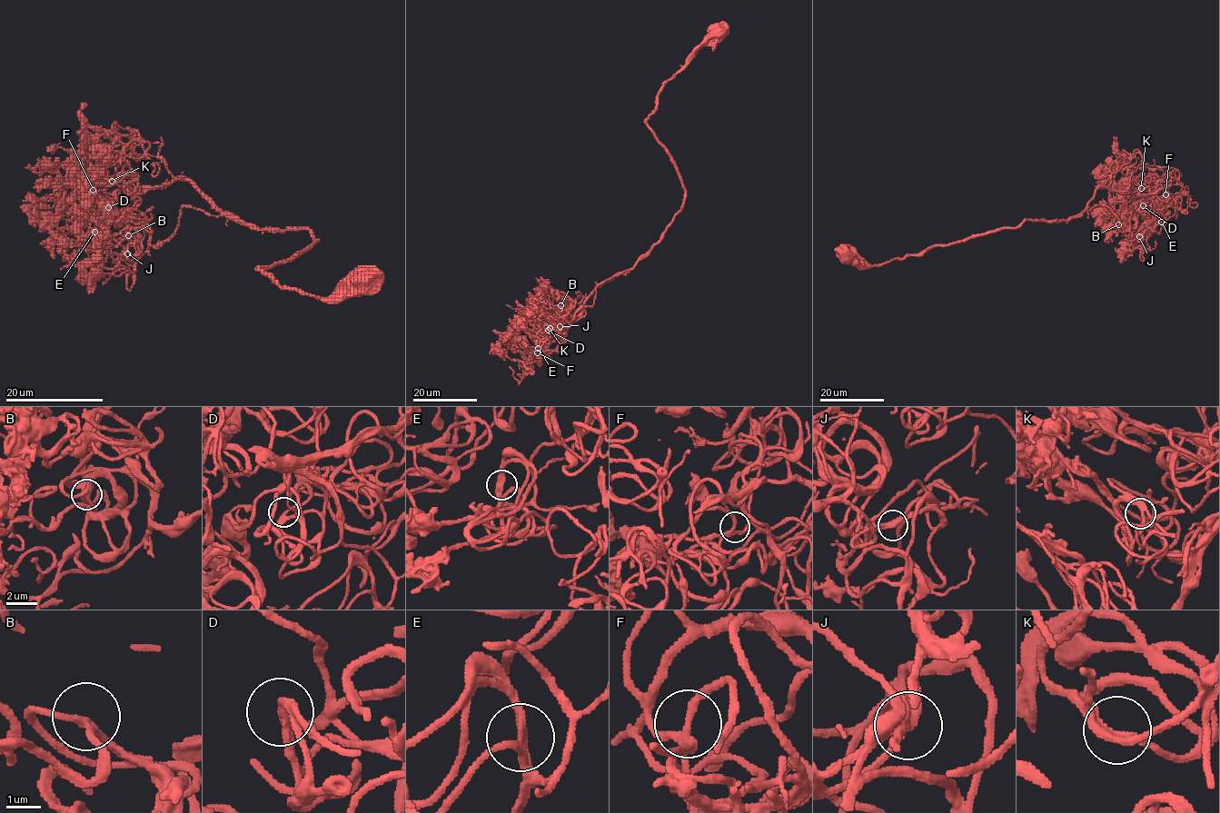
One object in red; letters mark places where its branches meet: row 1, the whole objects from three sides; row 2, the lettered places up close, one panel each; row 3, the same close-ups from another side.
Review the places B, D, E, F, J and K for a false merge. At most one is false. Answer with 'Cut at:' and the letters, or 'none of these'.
Cut at: none of these

